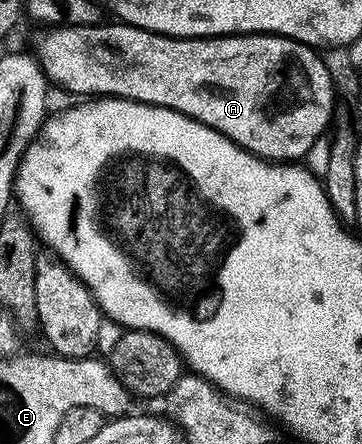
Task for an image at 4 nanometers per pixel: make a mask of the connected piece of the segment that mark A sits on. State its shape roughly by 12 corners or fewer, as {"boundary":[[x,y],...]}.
{"boundary":[[41,30],[81,98],[175,110],[297,162],[333,116],[329,68],[286,36]]}

